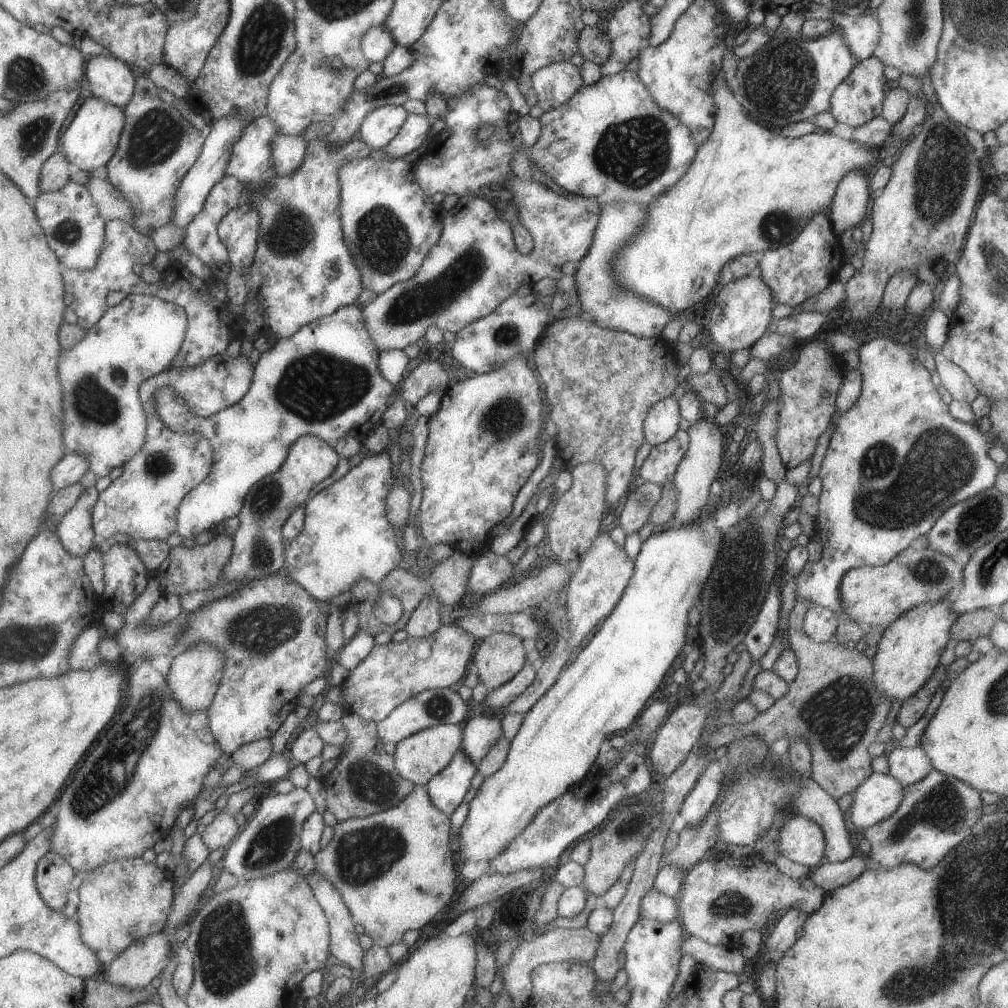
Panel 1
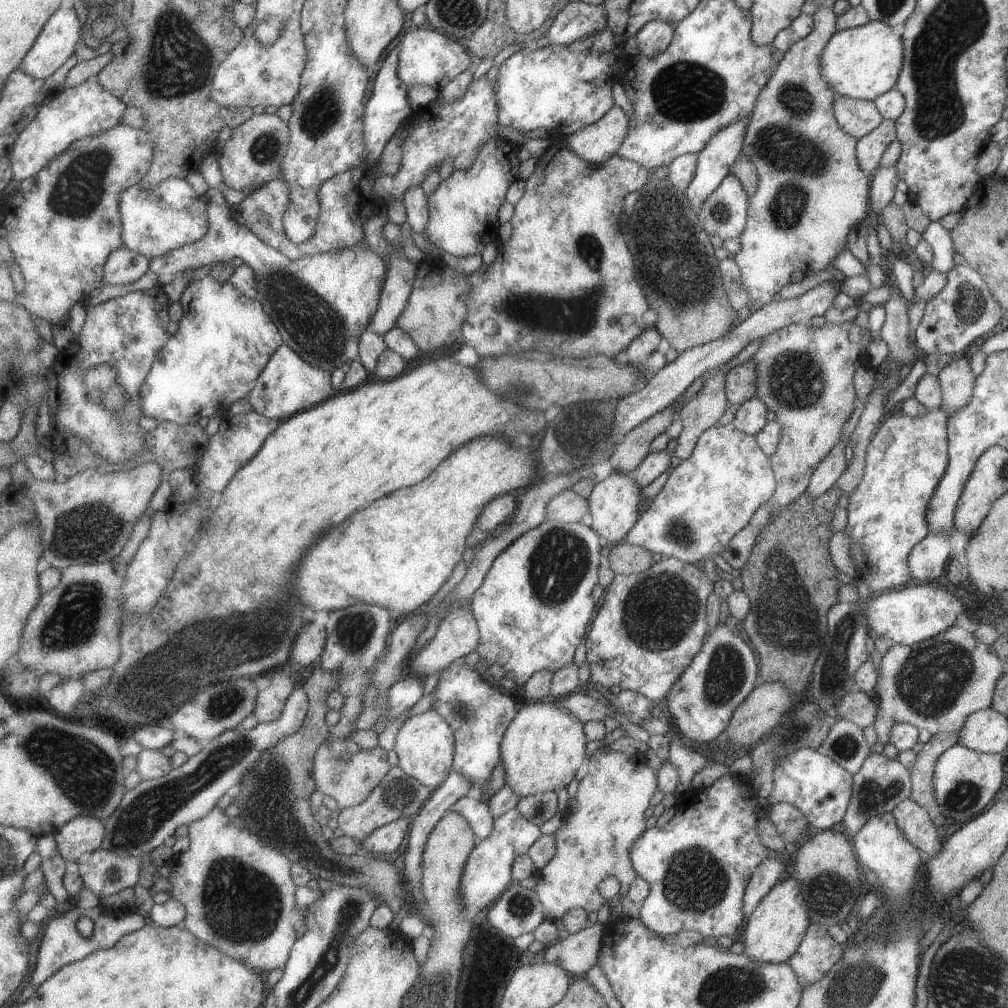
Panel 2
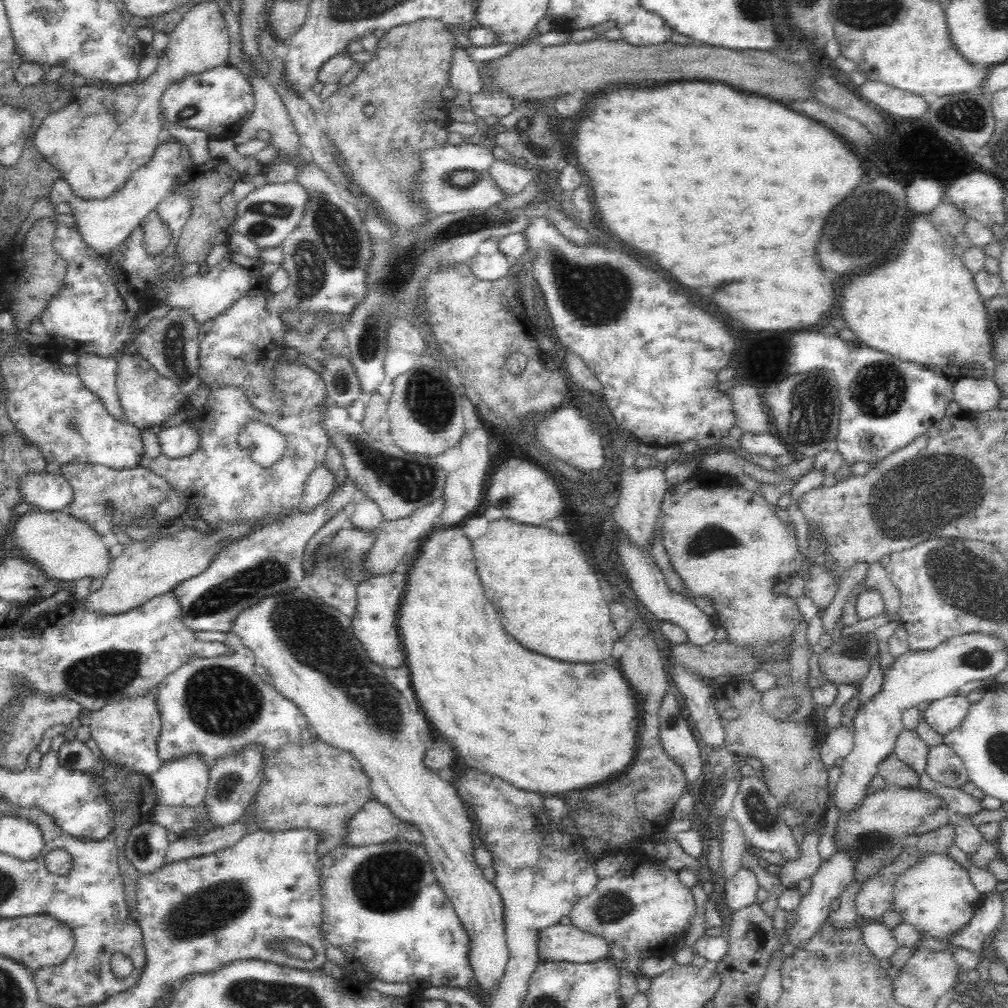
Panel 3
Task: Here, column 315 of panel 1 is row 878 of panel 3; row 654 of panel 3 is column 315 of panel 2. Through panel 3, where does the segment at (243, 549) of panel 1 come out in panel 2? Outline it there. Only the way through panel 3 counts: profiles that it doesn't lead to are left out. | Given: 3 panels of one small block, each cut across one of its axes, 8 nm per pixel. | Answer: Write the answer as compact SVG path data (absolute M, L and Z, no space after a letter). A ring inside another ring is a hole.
M211 187L207 192L210 220L207 236L168 252L165 256L154 258L150 270L159 276L176 276L189 268L241 258L254 268L258 276L260 299L271 320L282 332L285 344L303 360L309 361L315 368L333 372L343 364L361 358L360 340L371 326L382 302L381 292L388 273L386 256L381 258L377 252L365 248L362 241L341 252L327 251L307 255L298 261L291 260L236 220L232 207L221 192L222 188Z

